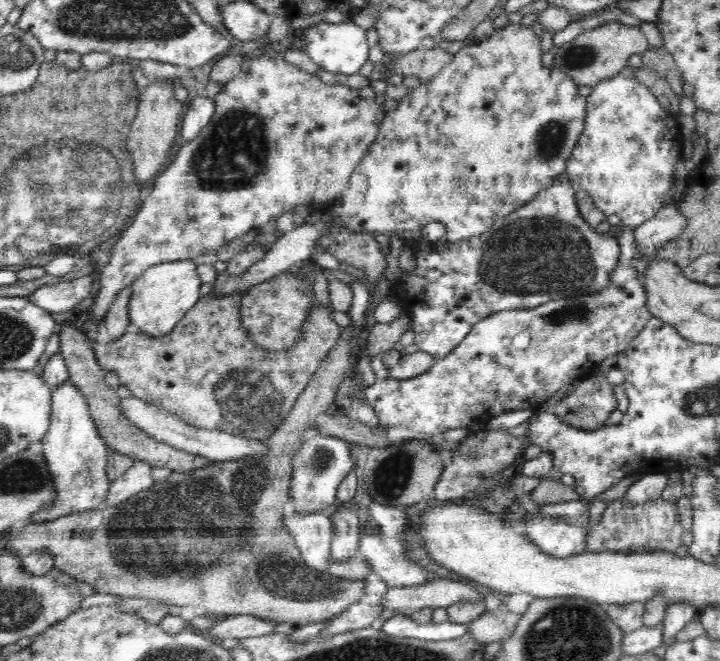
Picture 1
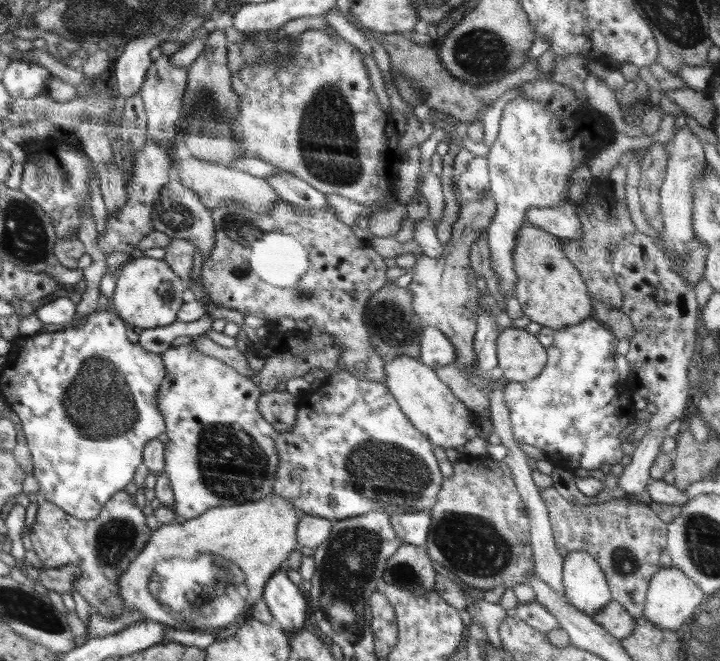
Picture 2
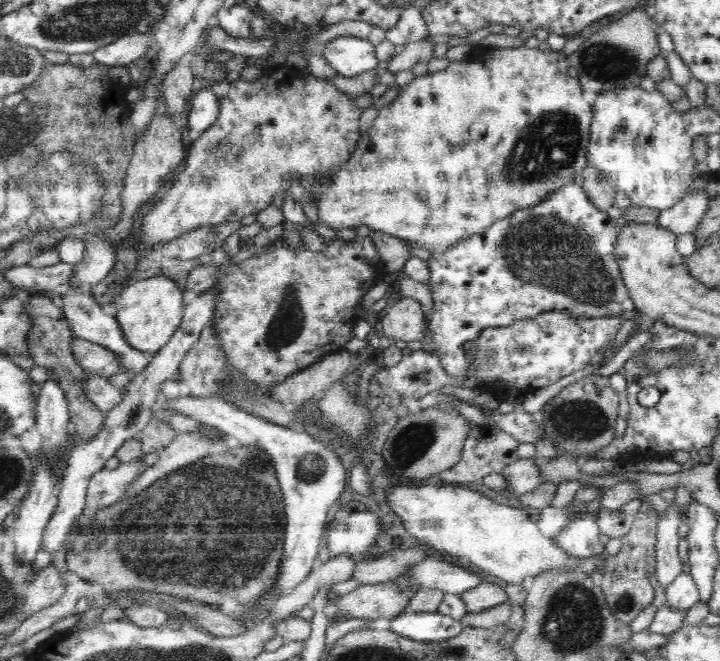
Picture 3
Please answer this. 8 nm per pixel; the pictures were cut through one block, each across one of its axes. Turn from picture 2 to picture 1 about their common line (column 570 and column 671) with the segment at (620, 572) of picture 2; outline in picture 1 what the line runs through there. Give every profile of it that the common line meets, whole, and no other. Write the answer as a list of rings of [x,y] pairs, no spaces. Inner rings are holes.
[[[662,497],[640,503],[629,504],[622,499],[613,500],[606,506],[600,522],[596,526],[586,528],[586,552],[612,551],[626,553],[630,546],[645,546],[658,551],[684,551],[680,536],[684,533],[681,526],[677,504],[672,504]]]

